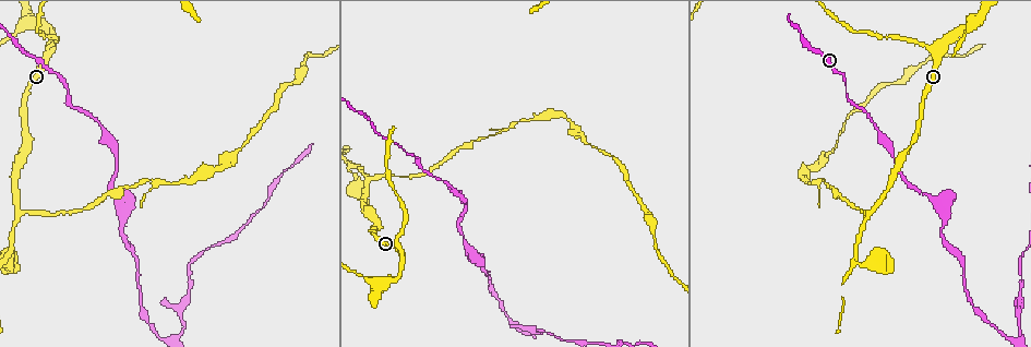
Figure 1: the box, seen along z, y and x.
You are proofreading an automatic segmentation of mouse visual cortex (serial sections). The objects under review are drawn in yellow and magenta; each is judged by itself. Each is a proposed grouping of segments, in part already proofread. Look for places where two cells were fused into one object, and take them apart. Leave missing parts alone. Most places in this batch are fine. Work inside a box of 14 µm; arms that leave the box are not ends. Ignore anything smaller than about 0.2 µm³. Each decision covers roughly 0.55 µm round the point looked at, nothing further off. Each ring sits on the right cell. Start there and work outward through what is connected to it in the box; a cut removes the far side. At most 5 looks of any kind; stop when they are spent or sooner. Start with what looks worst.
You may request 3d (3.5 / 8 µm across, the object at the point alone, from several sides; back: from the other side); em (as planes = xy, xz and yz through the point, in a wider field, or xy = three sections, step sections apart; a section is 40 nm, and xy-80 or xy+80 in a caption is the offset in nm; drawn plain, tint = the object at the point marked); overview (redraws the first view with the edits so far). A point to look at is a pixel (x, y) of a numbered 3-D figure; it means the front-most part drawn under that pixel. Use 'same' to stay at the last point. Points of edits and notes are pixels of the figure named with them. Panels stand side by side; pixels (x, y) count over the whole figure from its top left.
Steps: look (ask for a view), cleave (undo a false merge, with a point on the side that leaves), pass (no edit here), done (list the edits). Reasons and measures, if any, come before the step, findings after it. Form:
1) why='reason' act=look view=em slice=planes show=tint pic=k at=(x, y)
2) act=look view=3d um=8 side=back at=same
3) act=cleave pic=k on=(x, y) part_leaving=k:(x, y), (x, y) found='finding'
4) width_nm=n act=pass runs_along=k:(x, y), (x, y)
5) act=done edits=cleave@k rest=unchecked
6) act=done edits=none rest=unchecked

why='three-way junction' act=look view=3d um=8 pic=1 at=(869, 211)

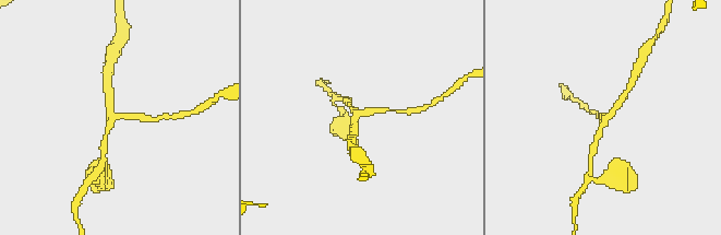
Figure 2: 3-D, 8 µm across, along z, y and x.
act=look view=3d um=3.5 side=back pic=2 at=(610, 117)

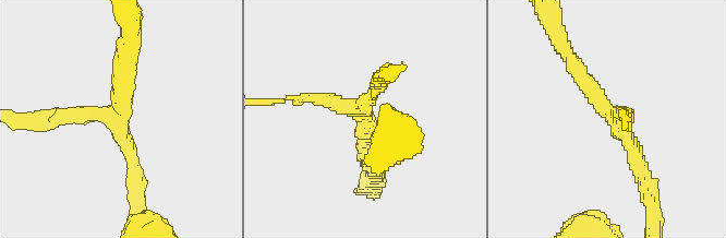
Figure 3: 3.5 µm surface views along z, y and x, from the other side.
arm_widths_nm=150,200,250 act=pass runs_along=3:(130, 58), (120, 115), (52, 118) found='all the same cell'

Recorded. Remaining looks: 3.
why='side arm on a straight run' act=look view=3d um=3.5 pic=1 at=(936, 52)

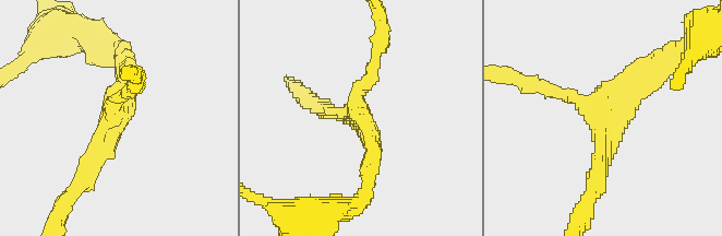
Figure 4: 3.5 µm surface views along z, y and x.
arms=3 arm_widths_nm=200,200,250 act=look view=em slice=xy step=2 show=tint pic=4 at=(605, 120)

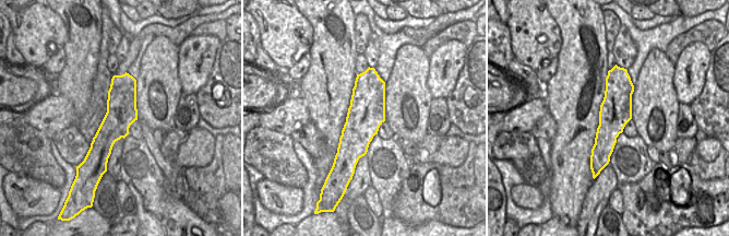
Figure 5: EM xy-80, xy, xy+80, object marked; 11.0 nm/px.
why='cut it another way' act=look view=em slice=xy step=1 show=tint at=same

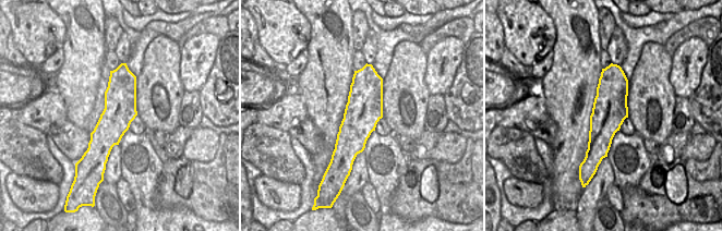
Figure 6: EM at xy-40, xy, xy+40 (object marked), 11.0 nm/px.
act=pass runs_along=6:(613, 69), (610, 110), (596, 161) found='one cell here'

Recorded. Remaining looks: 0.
act=done edits=none rest=unchecked

